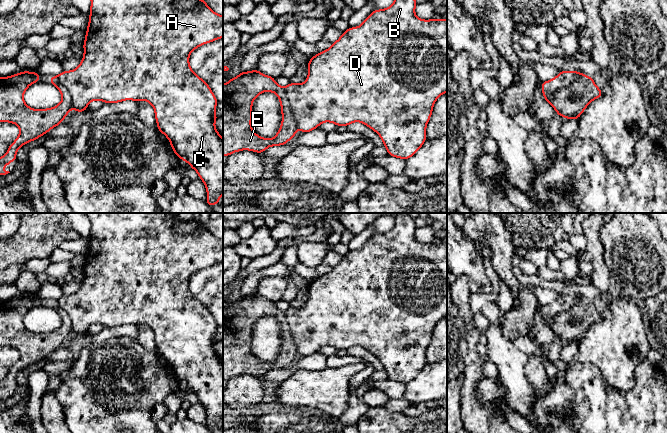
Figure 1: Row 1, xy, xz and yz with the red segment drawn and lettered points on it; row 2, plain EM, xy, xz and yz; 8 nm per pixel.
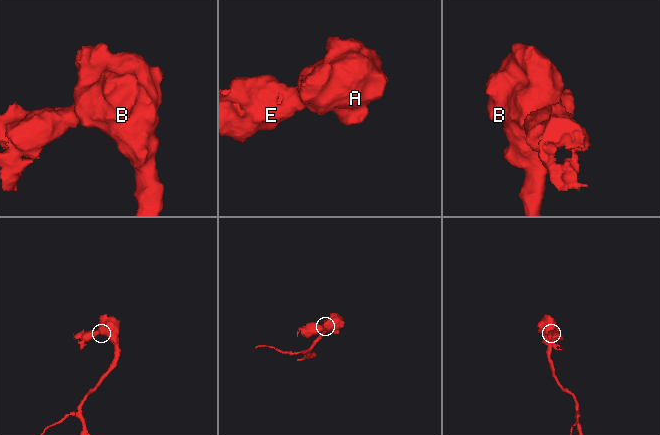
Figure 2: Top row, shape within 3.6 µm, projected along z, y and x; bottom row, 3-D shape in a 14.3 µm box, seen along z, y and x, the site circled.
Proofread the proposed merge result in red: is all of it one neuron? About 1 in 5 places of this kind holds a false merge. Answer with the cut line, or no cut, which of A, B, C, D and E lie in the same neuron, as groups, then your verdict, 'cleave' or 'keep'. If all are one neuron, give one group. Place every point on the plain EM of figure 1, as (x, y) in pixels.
cut xz (284, 311), (288, 329), (297, 352); groups A B C D / E; cleave

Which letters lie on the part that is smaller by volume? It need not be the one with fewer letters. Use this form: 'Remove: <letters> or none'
Remove: E

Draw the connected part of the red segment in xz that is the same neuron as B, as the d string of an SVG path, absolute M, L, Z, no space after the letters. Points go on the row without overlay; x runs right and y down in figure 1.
M407 213L394 217L394 227L386 232L374 234L364 246L358 250L344 255L342 260L327 274L313 280L308 288L308 302L302 308L290 307L285 311L287 323L292 335L296 350L302 356L310 356L323 346L332 346L337 350L348 350L353 346L361 346L374 354L383 364L384 371L390 380L407 384L413 380L423 369L426 360L426 349L432 339L435 325L447 316L447 243L422 244L415 240L415 219Z

